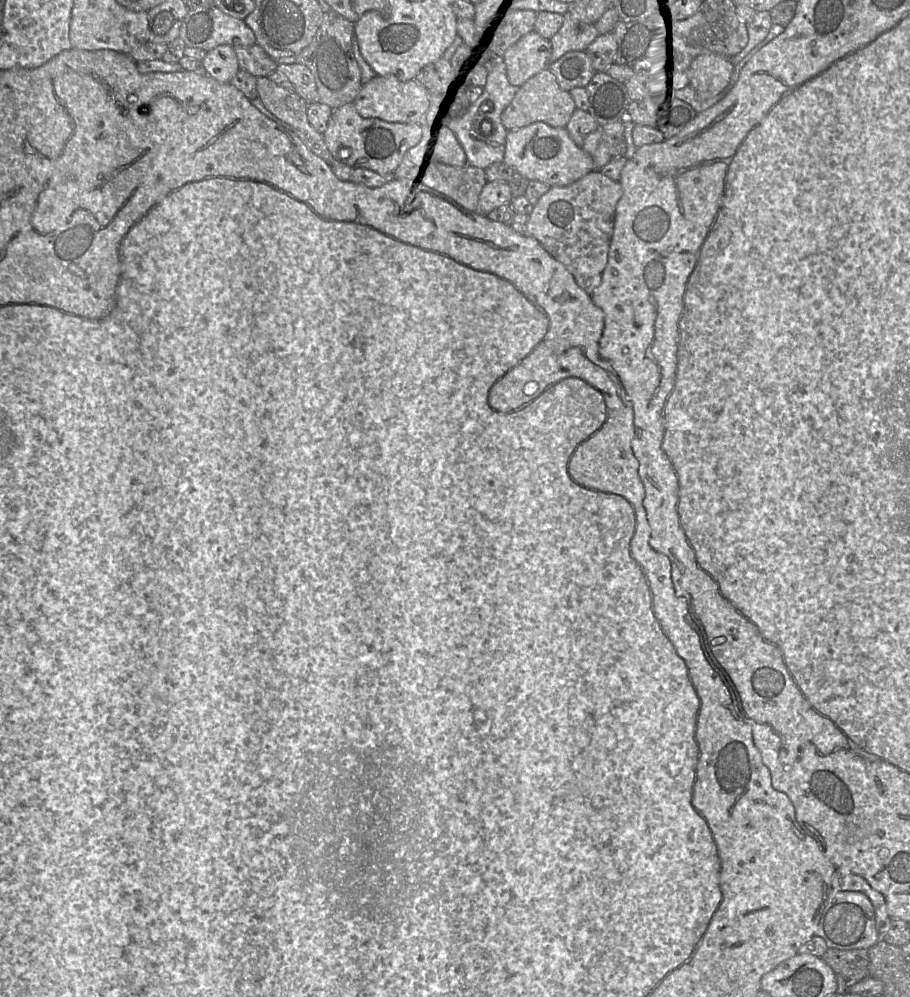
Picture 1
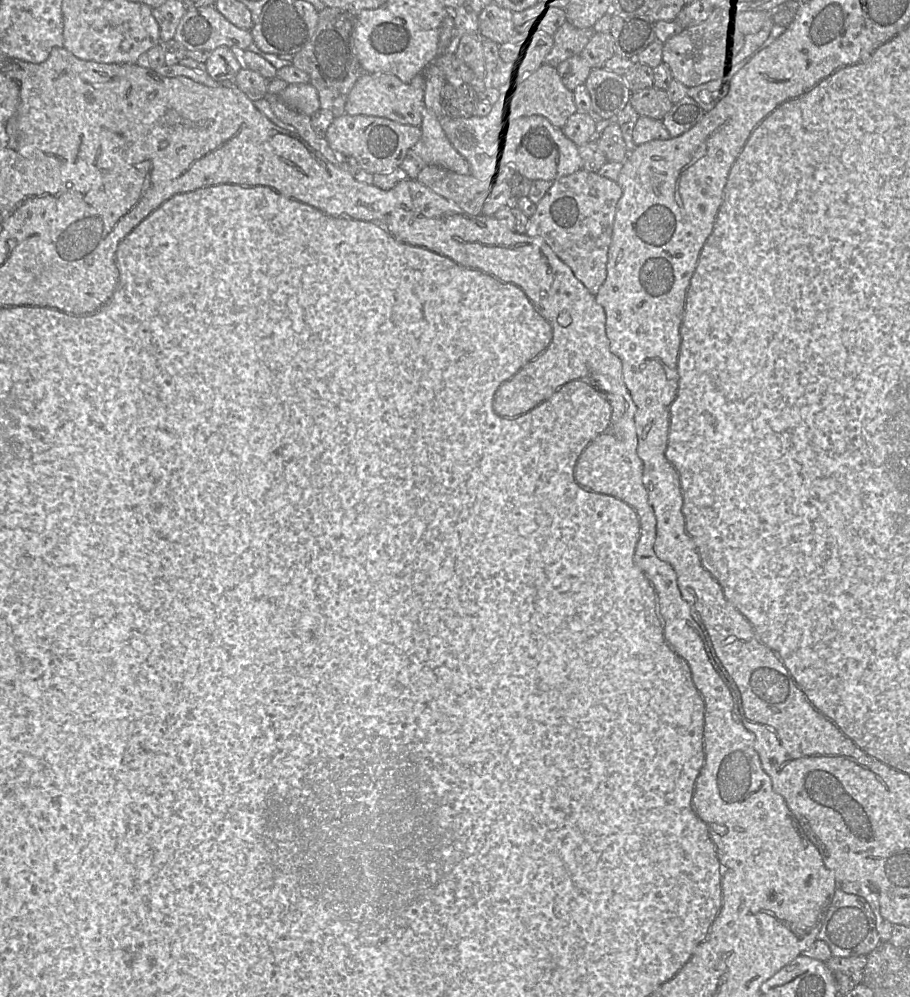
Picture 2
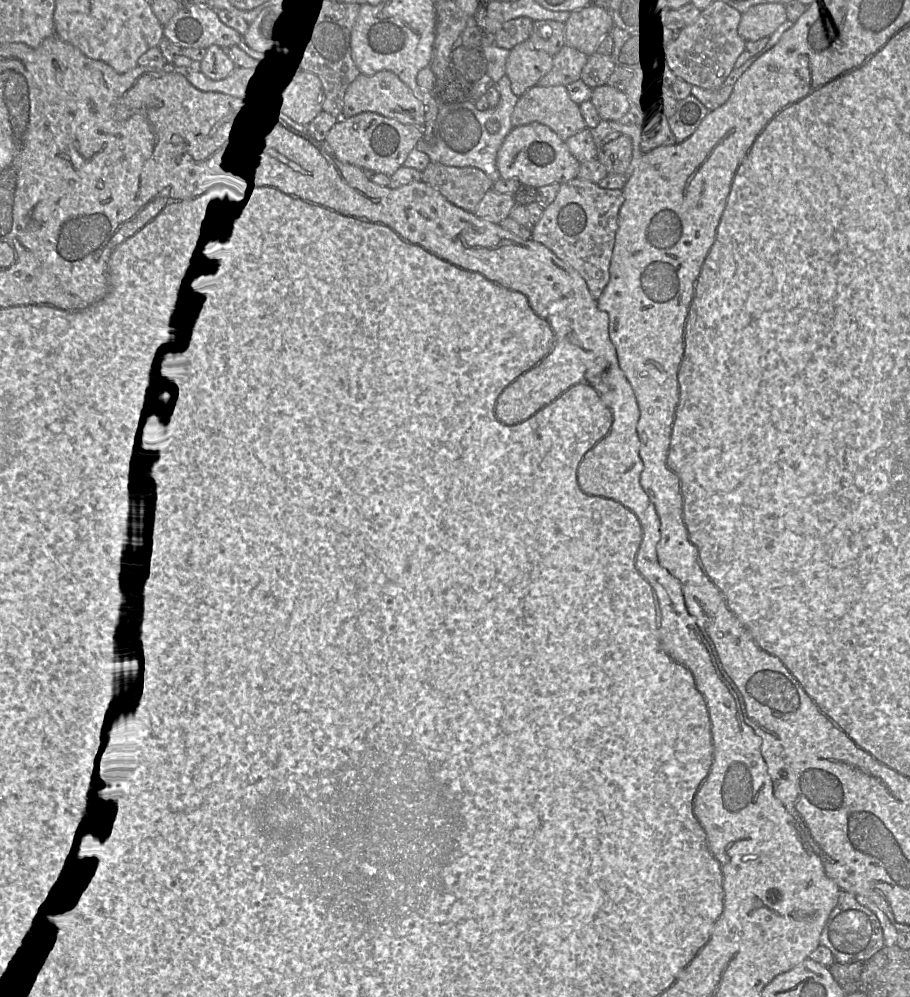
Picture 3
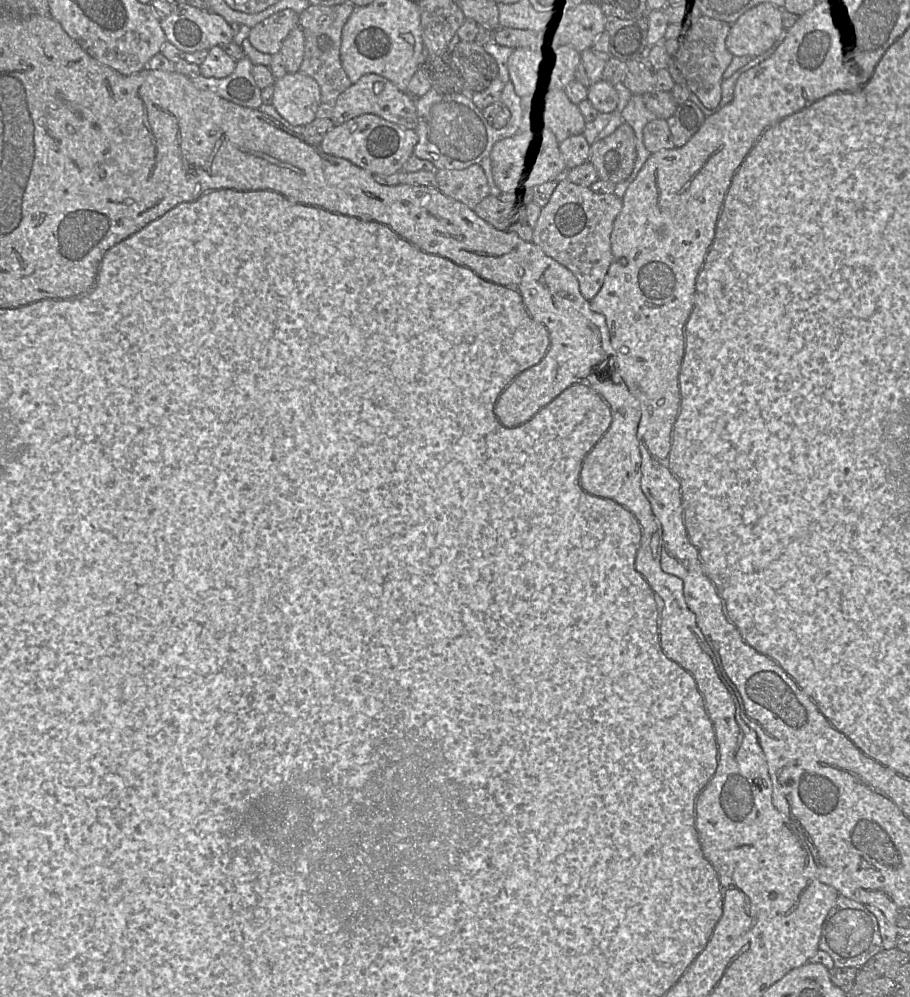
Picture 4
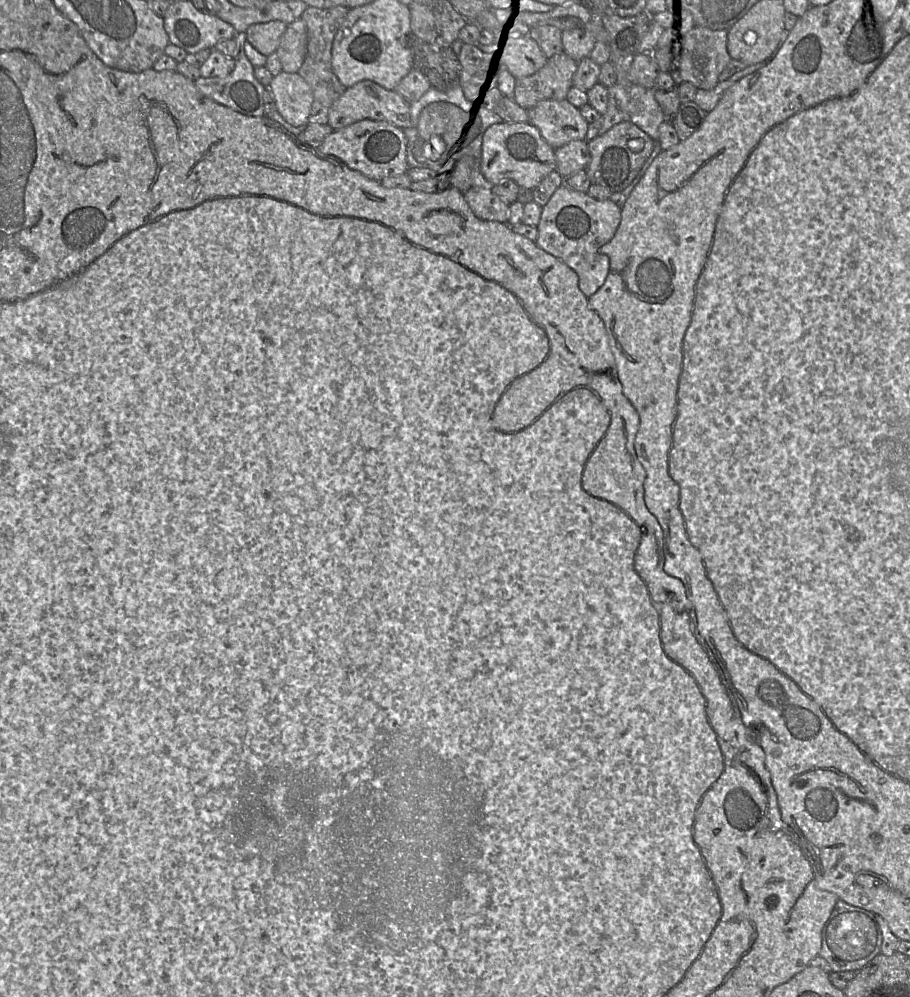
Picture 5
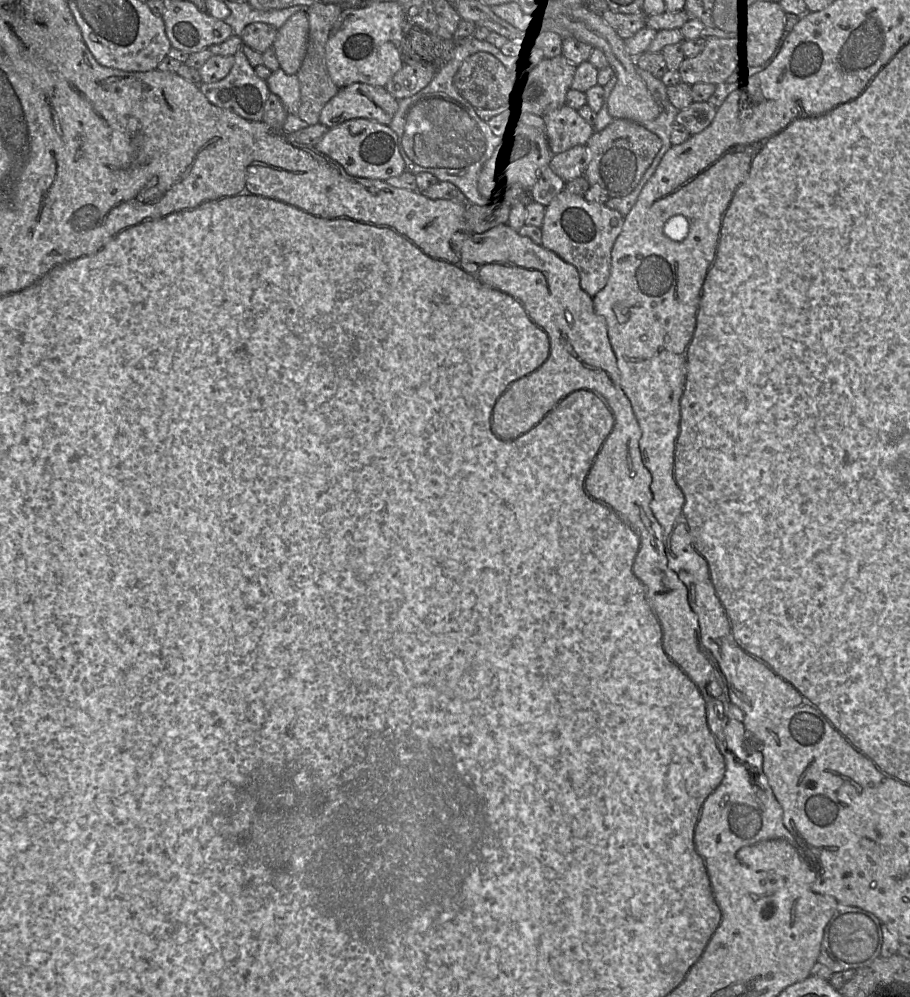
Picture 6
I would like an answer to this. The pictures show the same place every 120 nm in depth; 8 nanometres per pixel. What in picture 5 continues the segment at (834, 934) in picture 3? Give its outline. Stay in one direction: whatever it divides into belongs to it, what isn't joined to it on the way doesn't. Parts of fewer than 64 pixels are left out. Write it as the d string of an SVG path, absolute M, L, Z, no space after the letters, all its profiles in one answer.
M838 897L829 919L822 929L822 945L818 955L830 965L832 972L859 971L881 953L882 932L875 914L850 905Z

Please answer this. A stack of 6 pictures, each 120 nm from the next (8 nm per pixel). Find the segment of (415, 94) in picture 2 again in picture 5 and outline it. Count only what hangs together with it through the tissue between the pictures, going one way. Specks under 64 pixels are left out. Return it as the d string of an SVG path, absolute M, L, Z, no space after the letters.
M363 80L351 87L332 104L328 114L328 125L338 130L362 119L385 121L401 129L410 126L410 104L395 90L387 90L371 80Z

